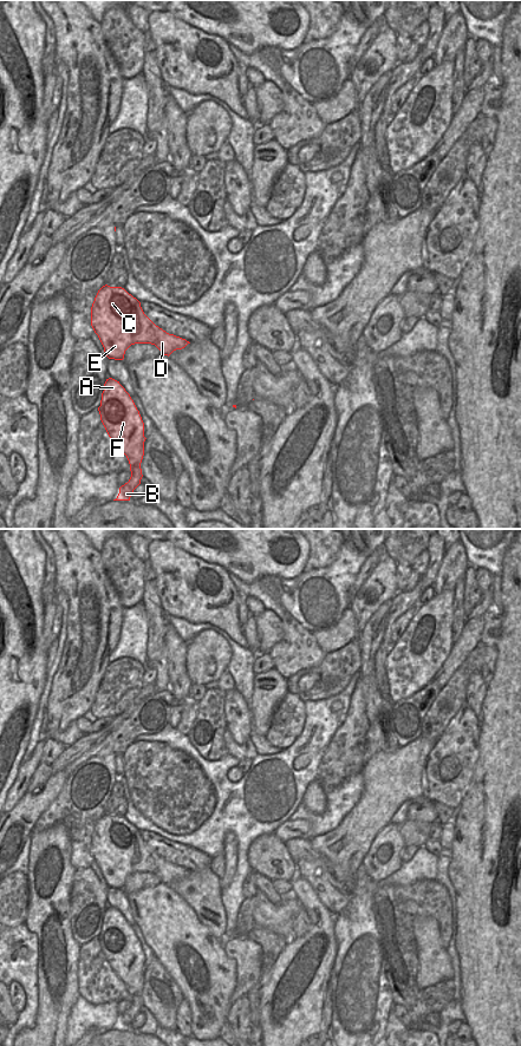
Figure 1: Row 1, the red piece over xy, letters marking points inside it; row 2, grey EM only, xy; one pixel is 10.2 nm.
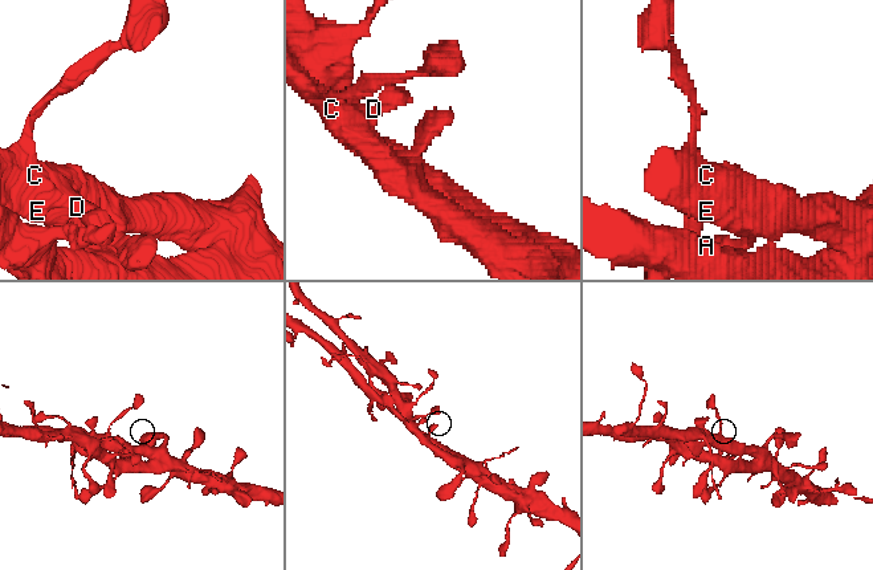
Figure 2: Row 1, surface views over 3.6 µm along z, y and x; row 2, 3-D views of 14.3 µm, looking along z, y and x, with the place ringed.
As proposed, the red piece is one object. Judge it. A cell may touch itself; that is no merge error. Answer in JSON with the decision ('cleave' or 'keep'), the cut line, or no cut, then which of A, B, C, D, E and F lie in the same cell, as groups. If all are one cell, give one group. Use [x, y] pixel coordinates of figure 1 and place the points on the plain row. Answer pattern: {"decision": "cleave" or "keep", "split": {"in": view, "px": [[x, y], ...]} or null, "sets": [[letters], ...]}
{"decision": "keep", "split": null, "sets": [["A", "B", "C", "D", "E", "F"]]}

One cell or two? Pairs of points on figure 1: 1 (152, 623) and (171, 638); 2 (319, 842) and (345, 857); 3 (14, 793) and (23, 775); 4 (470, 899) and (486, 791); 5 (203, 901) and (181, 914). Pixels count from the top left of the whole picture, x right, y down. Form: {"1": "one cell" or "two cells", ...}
{"1": "two cells", "2": "one cell", "3": "one cell", "4": "one cell", "5": "two cells"}

